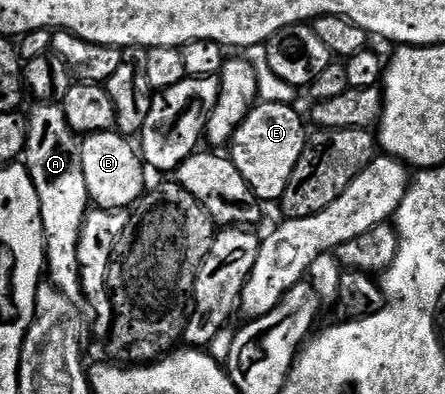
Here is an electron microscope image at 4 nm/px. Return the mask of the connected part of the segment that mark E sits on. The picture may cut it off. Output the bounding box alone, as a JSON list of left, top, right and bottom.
[228,101,308,203]

